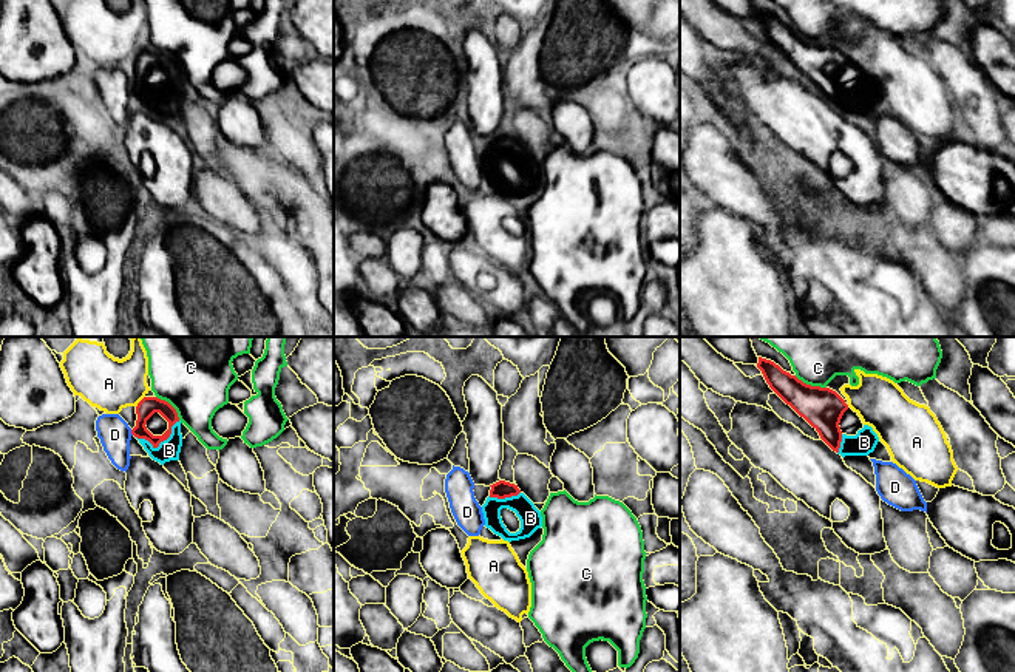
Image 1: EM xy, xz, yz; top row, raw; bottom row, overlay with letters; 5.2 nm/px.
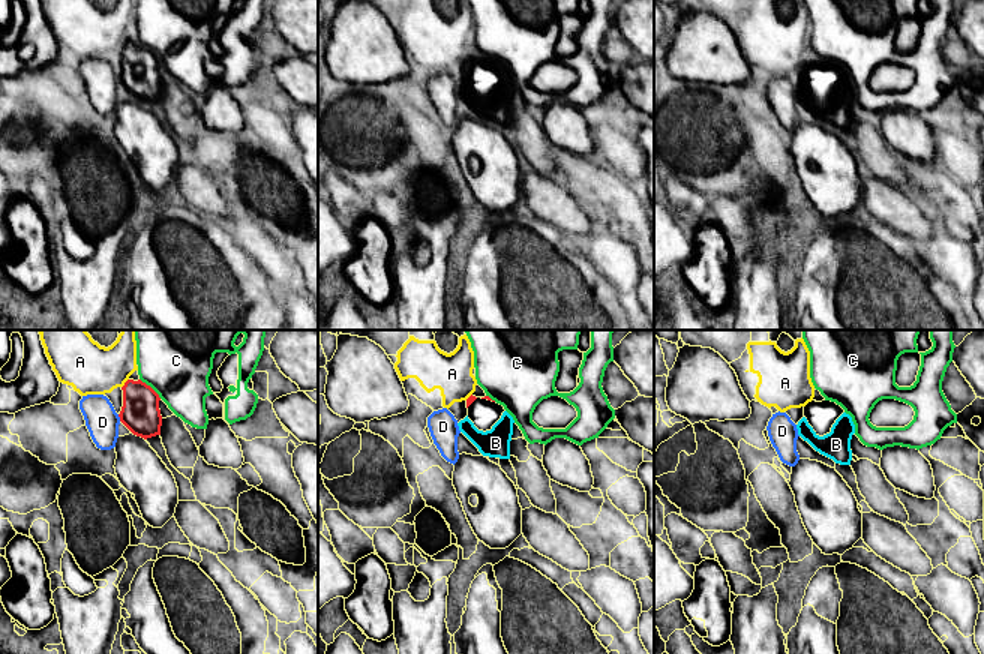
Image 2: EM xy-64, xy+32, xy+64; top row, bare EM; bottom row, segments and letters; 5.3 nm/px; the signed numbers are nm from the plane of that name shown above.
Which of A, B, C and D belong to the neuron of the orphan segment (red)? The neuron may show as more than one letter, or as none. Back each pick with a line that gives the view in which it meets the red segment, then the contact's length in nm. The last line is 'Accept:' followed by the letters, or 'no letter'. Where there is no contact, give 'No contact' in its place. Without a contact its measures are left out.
B: Touches red in xy. Shared border 240 nm
Accept: B

